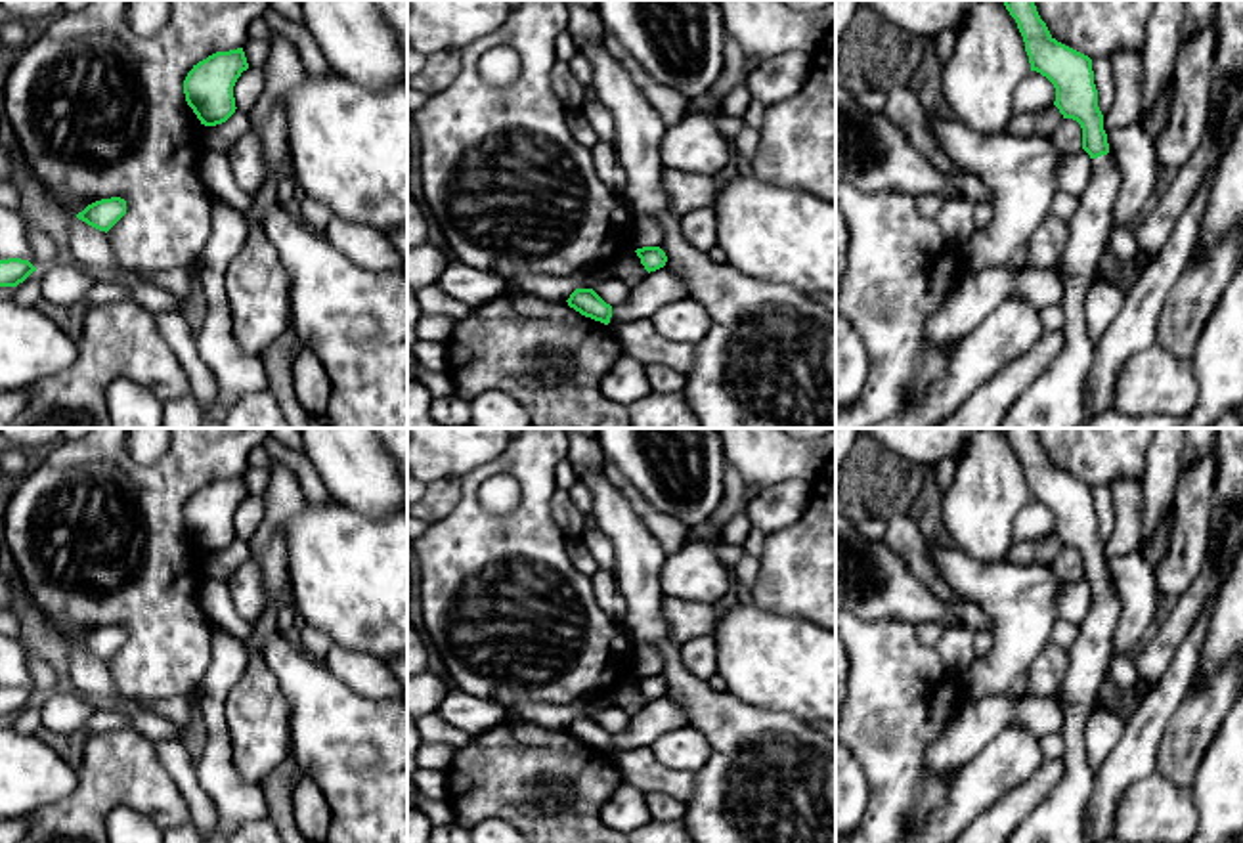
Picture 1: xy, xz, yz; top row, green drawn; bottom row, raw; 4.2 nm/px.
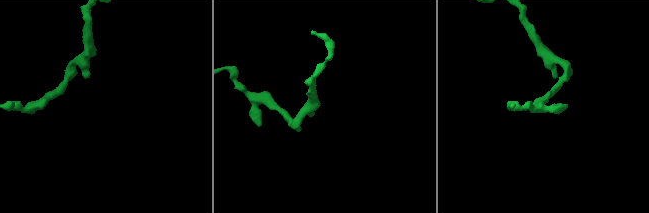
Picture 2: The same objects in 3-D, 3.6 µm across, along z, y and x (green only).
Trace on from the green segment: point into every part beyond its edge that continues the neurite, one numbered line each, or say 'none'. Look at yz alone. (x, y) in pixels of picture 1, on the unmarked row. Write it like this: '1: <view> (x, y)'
1: yz (1060, 817)

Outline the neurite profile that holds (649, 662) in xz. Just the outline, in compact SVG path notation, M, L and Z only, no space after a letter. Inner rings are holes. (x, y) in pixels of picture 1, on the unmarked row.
M637 646L637 663L633 679L643 675L660 675L664 667L662 656L650 646Z

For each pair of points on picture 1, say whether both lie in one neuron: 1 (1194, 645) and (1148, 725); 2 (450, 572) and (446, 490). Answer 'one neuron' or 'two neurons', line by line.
1: one neuron
2: two neurons

